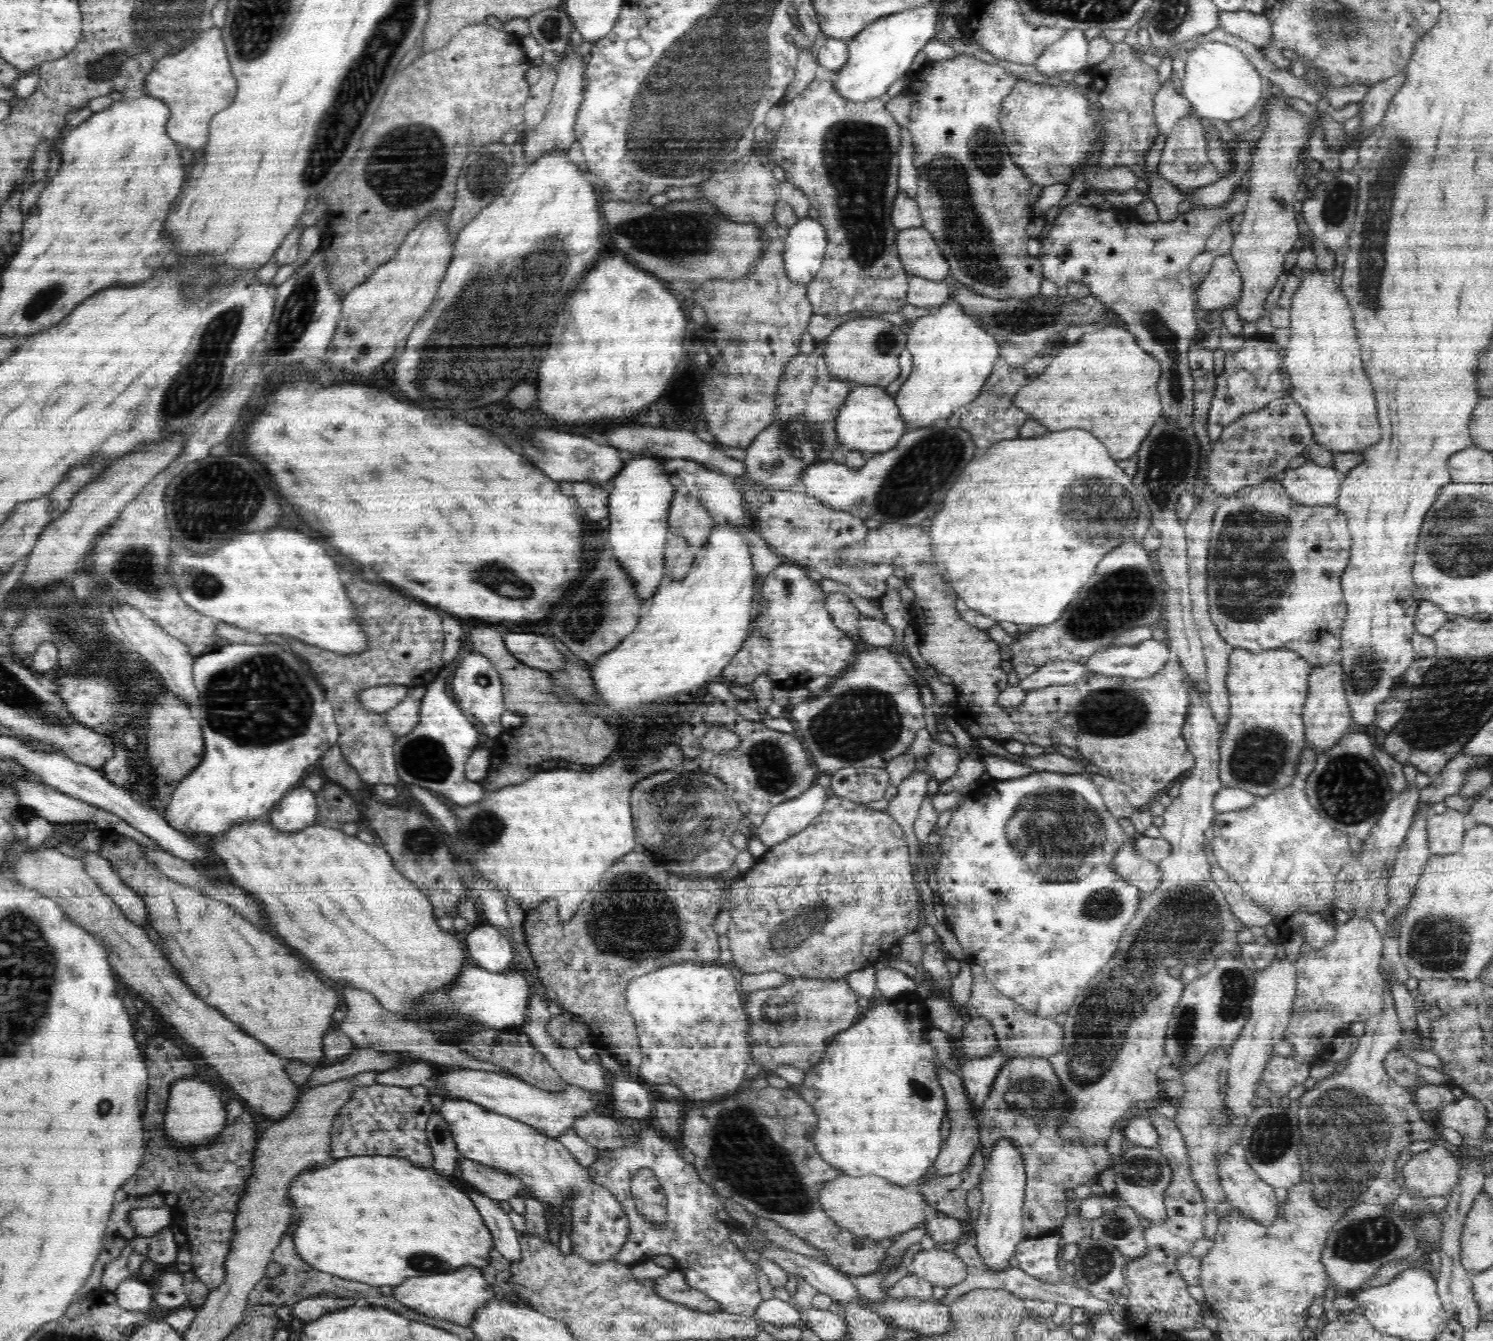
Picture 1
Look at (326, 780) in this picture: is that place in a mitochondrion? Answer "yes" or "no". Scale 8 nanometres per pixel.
no

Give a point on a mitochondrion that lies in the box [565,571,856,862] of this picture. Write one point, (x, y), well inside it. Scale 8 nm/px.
(767, 762)

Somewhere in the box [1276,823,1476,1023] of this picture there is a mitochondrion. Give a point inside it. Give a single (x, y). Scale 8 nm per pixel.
(1438, 944)

